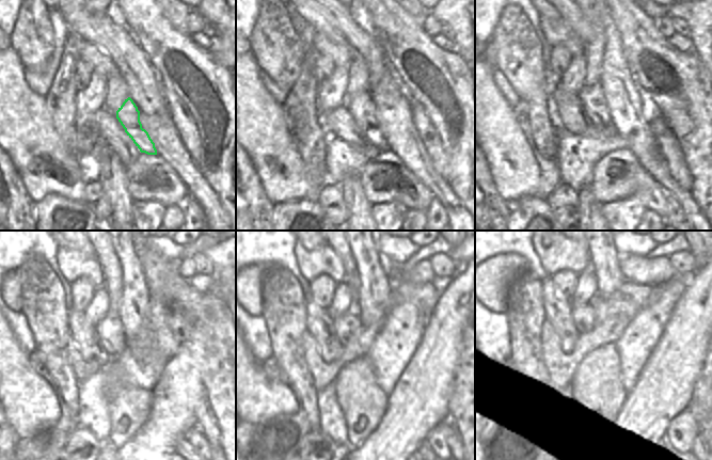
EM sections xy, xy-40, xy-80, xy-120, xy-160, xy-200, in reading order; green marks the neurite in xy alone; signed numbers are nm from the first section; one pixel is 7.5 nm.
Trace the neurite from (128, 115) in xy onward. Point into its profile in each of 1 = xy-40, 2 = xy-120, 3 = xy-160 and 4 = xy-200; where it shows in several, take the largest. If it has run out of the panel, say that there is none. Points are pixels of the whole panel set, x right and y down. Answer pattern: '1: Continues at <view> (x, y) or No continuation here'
1: Continues at xy-40 (362, 108)
2: Continues at xy-120 (110, 330)
3: Continues at xy-160 (347, 324)
4: Continues at xy-200 (583, 314).

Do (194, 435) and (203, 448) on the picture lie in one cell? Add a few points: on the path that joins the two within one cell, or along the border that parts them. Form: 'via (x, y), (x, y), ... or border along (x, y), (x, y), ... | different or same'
via (196, 439), (201, 445) | same

